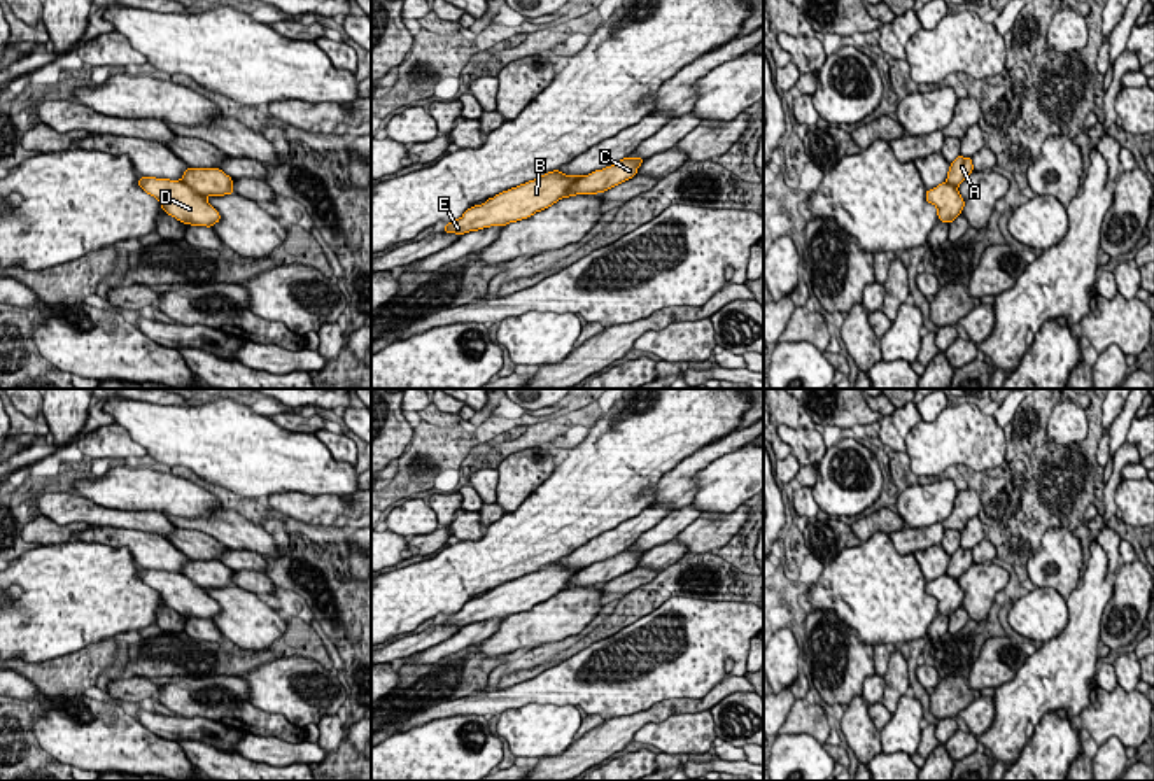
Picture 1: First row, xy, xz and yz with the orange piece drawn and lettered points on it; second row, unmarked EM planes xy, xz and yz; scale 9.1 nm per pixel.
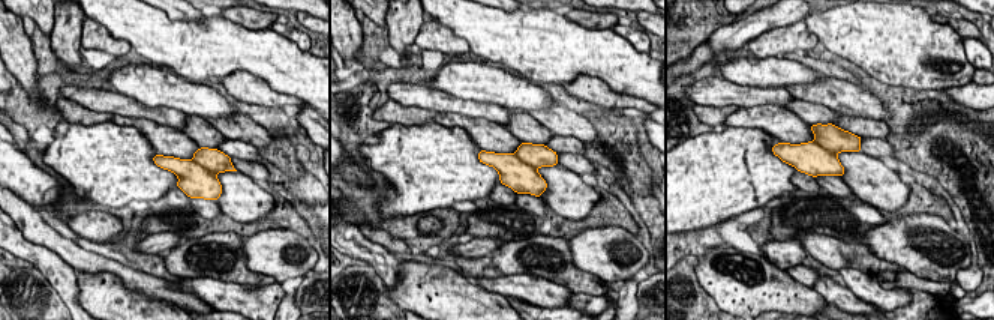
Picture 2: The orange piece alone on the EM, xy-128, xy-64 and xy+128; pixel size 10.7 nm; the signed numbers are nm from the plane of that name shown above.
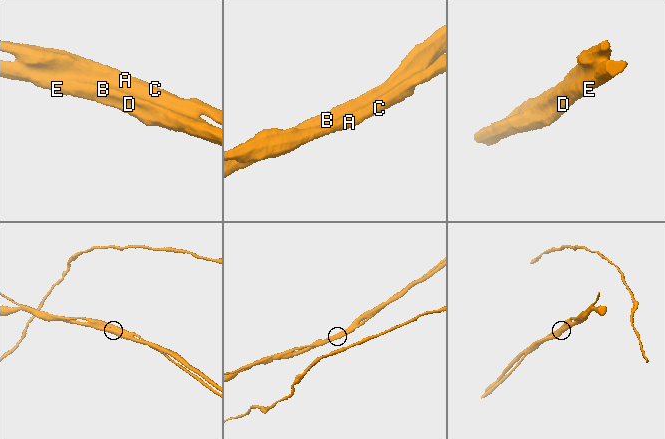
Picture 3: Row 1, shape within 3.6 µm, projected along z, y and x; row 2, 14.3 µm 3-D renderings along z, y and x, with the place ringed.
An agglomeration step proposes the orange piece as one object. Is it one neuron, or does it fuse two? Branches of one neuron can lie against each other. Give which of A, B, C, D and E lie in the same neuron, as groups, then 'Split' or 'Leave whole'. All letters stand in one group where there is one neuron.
Groups: A C / B D E. Split

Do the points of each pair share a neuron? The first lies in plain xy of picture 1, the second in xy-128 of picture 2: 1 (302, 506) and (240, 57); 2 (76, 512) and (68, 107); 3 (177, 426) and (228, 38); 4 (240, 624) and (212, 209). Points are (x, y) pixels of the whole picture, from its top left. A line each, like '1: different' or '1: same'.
1: different
2: different
3: same
4: different

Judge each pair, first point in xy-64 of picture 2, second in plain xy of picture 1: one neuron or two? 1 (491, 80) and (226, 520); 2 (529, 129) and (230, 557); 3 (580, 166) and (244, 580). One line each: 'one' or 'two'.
1: two
2: two
3: one

